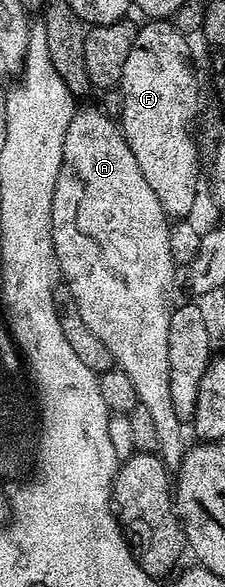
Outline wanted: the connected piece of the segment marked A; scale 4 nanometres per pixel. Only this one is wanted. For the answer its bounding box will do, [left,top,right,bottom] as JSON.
[52,107,188,470]

